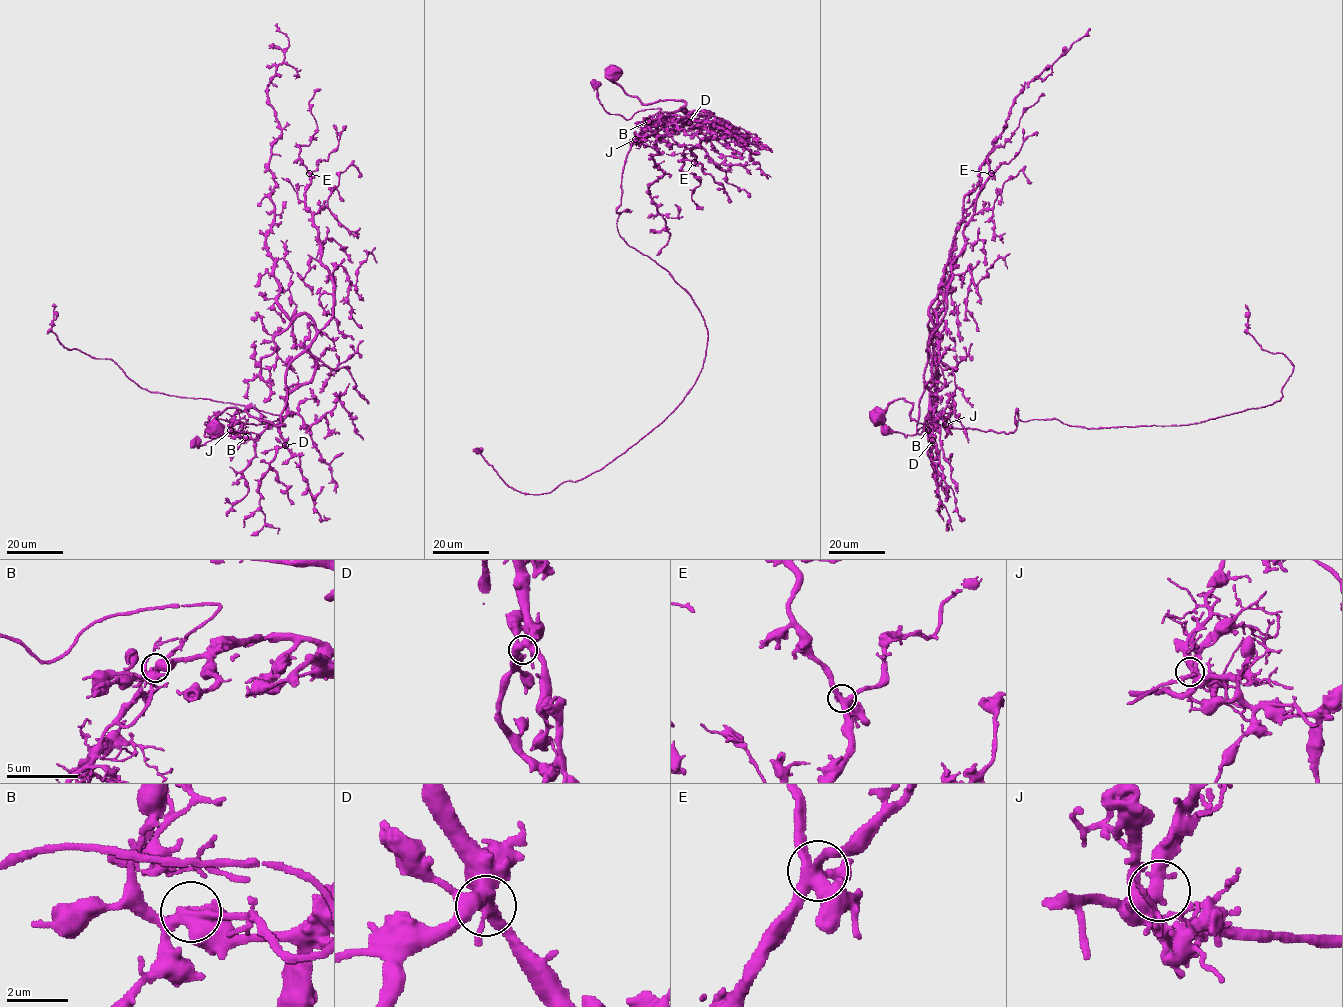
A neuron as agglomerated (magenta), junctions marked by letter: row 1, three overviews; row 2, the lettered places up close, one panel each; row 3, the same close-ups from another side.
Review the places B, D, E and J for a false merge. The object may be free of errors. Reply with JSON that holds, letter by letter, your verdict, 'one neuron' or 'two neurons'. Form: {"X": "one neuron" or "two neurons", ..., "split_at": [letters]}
{"B": "two neurons", "D": "one neuron", "E": "one neuron", "J": "one neuron", "split_at": ["B"]}

